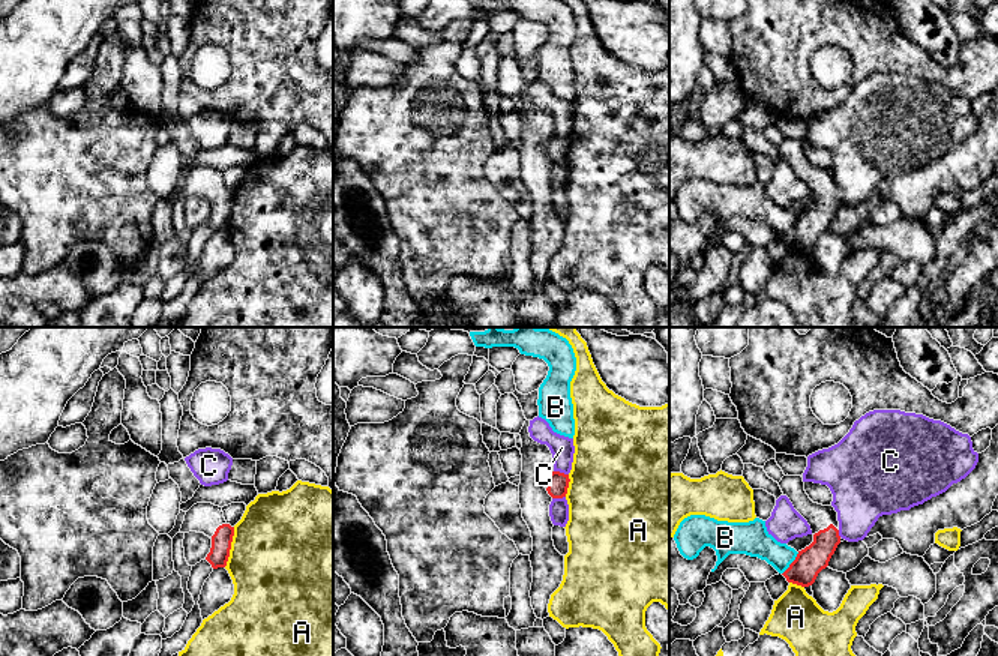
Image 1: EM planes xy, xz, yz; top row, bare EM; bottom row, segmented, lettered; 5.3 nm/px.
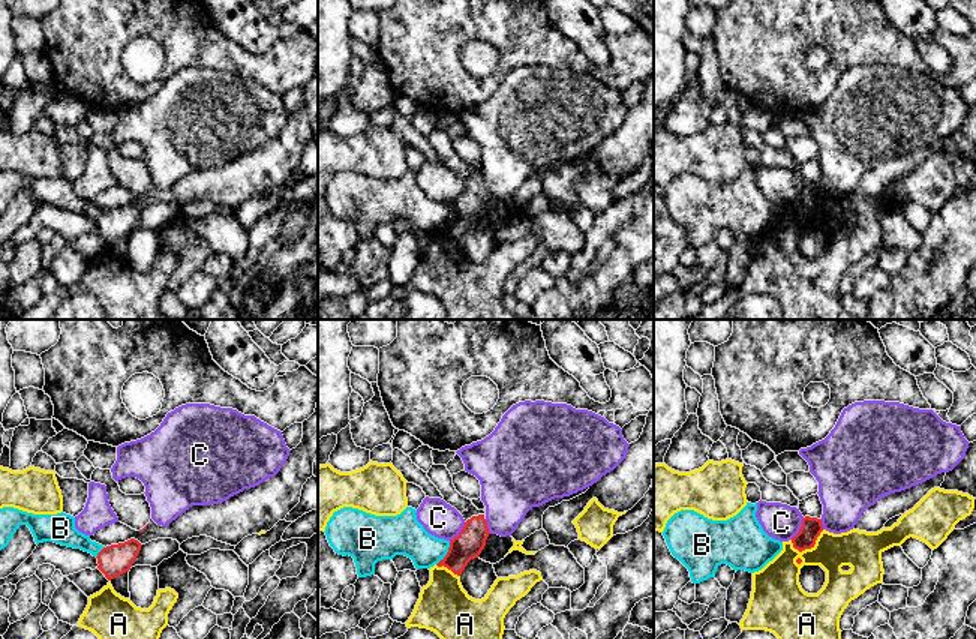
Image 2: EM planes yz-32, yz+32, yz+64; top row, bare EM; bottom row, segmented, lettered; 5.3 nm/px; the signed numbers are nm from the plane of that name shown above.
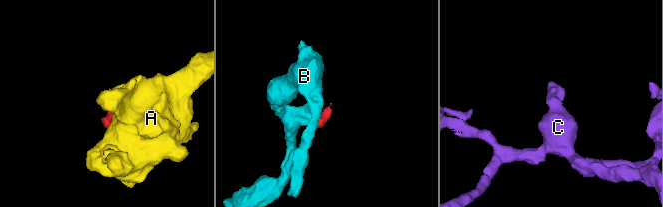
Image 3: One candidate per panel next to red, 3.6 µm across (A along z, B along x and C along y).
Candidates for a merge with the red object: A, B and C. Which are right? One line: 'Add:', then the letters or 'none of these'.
Add: none of these

